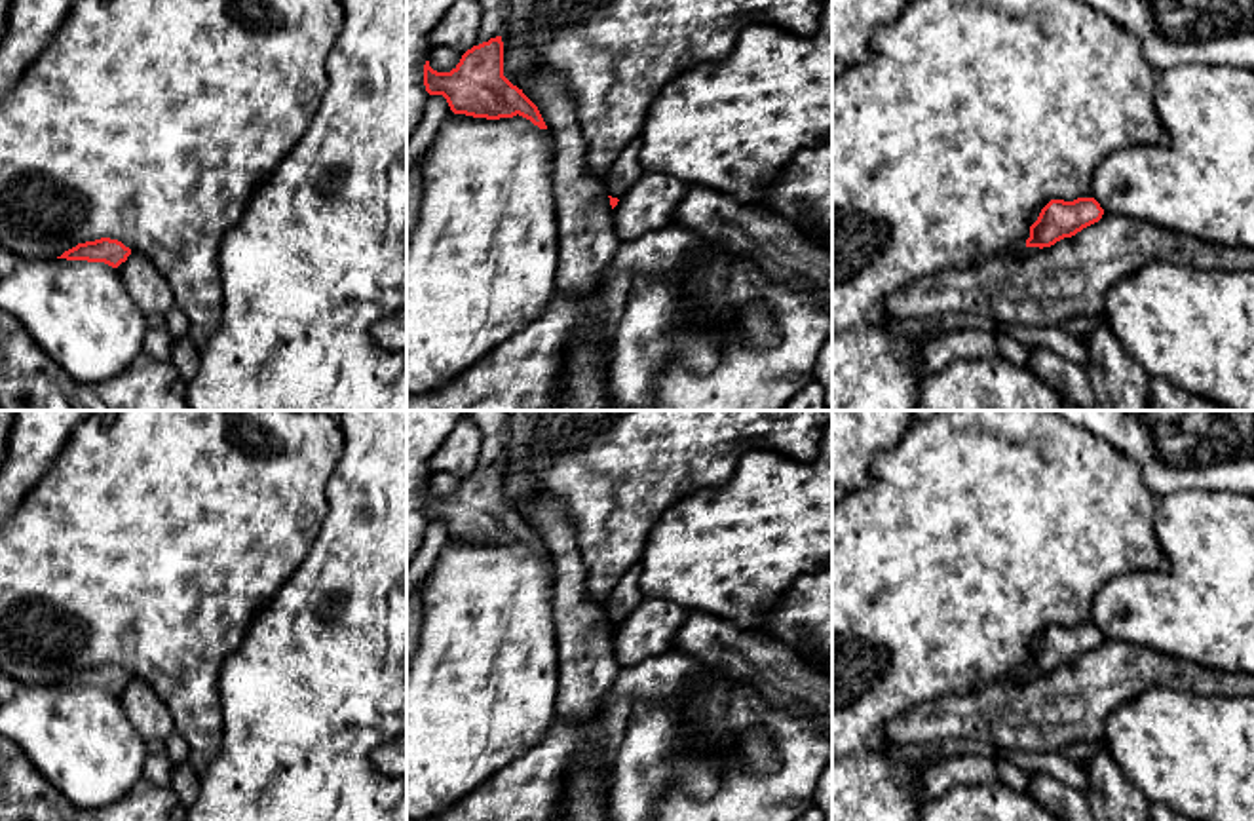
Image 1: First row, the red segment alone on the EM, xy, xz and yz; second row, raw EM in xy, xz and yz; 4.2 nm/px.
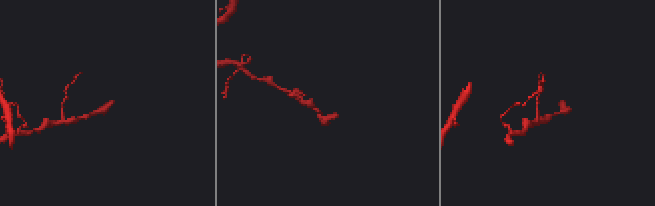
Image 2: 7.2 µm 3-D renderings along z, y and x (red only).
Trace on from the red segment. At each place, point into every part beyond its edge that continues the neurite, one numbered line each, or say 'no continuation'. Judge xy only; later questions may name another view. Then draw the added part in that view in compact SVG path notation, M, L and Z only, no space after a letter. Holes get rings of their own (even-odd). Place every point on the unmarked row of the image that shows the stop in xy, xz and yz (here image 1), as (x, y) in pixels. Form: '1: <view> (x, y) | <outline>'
no continuation

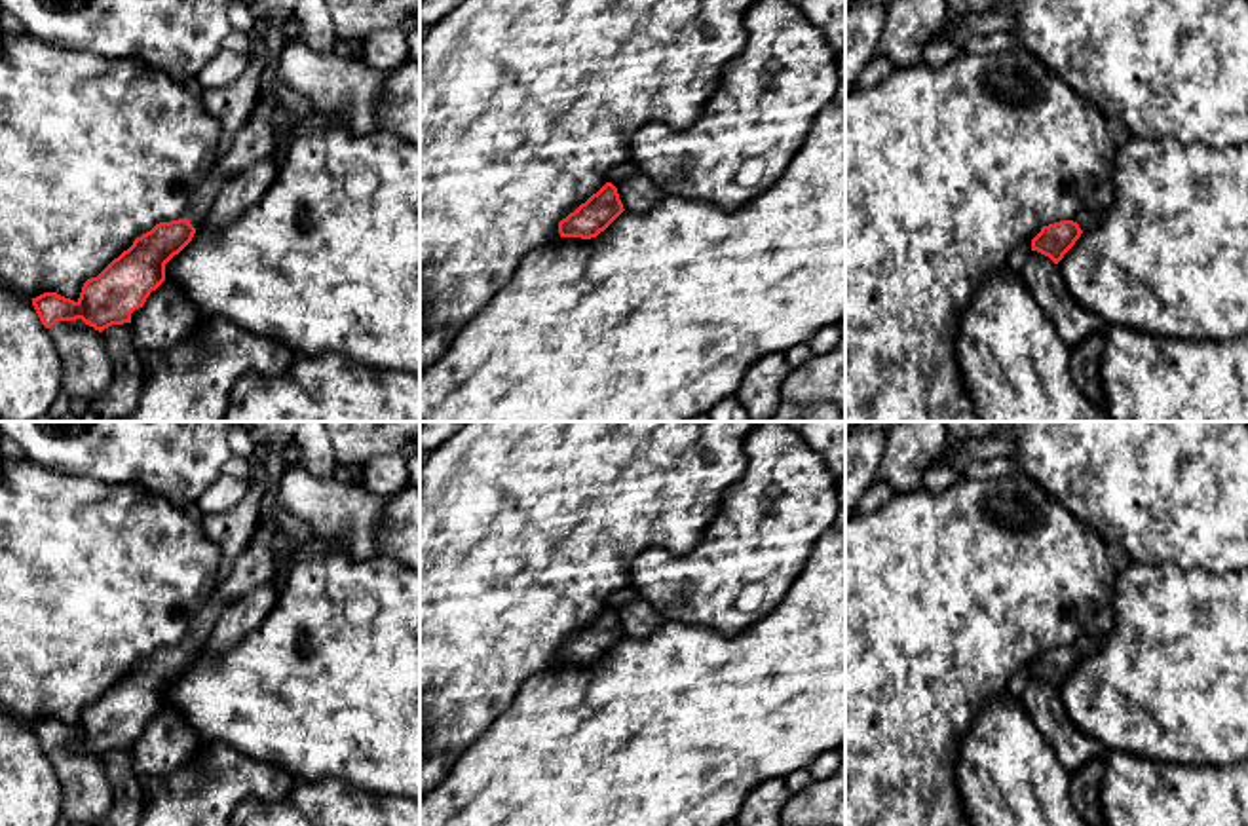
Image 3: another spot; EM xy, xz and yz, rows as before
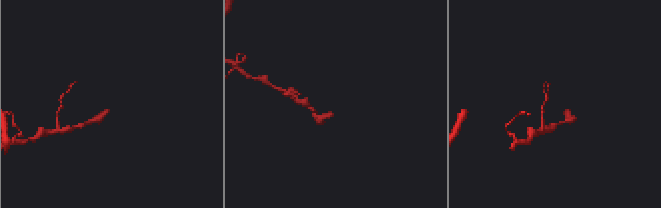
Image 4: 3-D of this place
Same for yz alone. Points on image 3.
1: yz (1087, 646) | M1085 634L1077 640L1075 648L1083 657L1090 657L1100 649L1100 640Z

